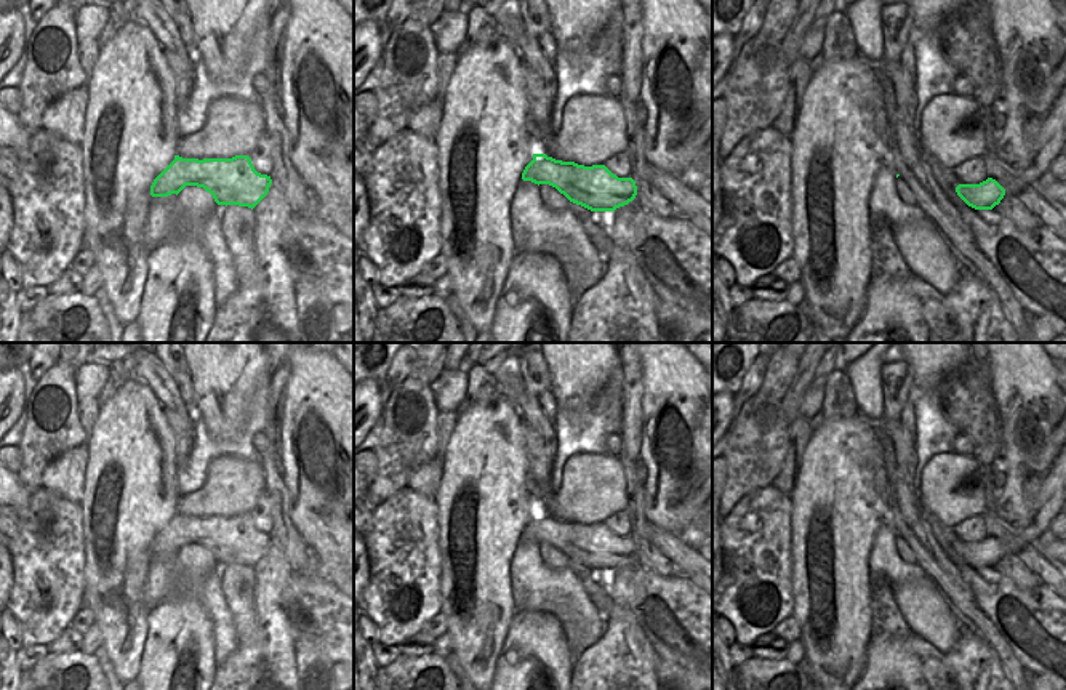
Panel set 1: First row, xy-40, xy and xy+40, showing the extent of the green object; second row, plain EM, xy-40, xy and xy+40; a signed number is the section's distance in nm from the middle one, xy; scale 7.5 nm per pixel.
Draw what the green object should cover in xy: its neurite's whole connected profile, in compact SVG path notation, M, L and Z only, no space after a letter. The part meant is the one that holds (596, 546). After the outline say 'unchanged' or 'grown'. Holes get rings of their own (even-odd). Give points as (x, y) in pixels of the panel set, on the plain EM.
M533 512L522 532L523 540L549 543L570 560L591 570L615 570L637 554L632 536L618 536L605 524L584 525L562 520L546 512Z; unchanged

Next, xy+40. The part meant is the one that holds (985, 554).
M1058 453L1053 466L1040 480L1040 488L1029 514L1018 524L1012 524L1015 538L1002 546L988 536L980 543L959 543L957 554L975 568L992 568L1008 554L1018 554L1026 544L1037 543L1047 532L1052 519L1060 514L1066 499L1066 453Z; grown

